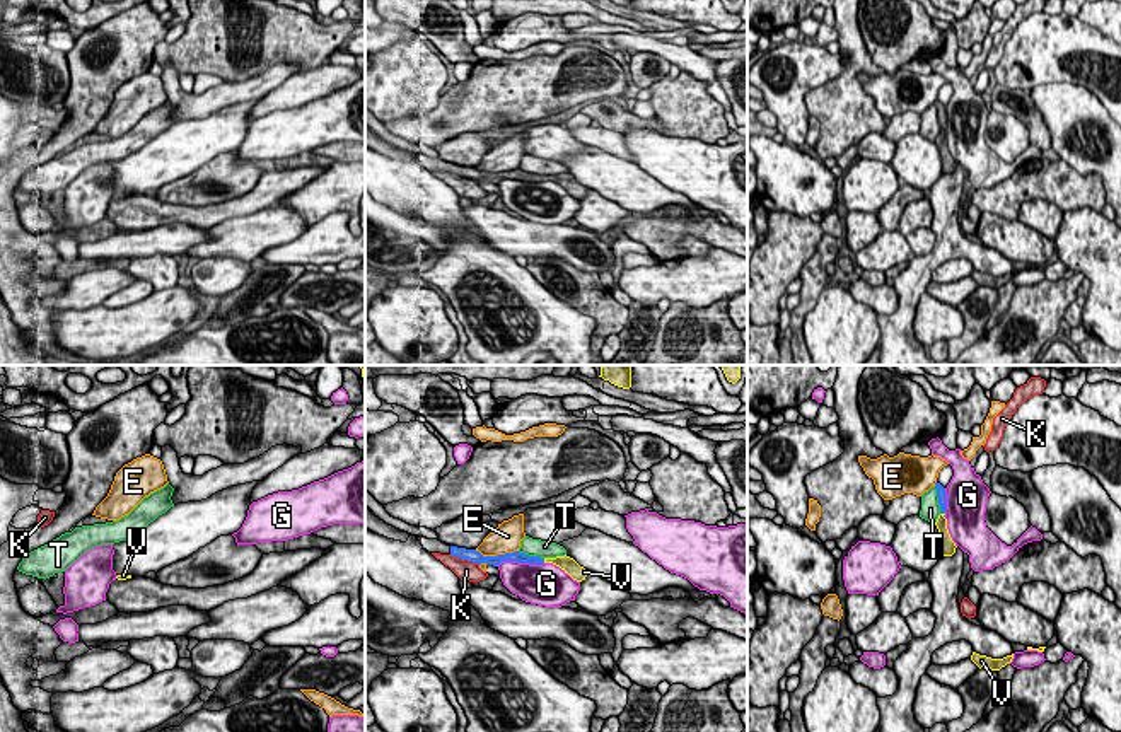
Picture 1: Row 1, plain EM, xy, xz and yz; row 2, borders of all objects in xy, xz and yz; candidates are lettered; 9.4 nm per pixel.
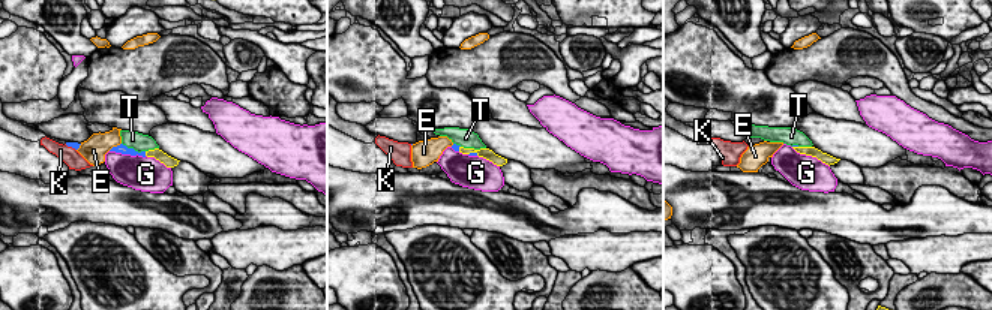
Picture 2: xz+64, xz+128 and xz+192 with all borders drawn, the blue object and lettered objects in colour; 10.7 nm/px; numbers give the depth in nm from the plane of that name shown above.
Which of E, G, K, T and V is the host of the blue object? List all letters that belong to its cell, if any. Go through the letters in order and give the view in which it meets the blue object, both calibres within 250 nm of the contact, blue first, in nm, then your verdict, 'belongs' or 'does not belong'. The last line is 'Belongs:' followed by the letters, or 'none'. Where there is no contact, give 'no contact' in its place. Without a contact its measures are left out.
E: xz | 130/280 nm | does not belong
G: xz | 100/360 nm | does not belong
K: xz | 130/190 nm | does not belong
T: yz | 100/190 nm | does not belong
V: yz | 100/100 nm | belongs
Belongs: V

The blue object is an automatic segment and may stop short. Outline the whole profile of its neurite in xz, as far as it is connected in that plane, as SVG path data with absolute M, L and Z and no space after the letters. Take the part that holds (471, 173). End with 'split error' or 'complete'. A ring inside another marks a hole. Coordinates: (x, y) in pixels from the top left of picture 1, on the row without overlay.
M421 155L421 164L428 171L452 172L452 174L457 174L461 177L468 177L478 183L486 181L486 183L498 184L502 179L517 179L517 181L529 181L529 183L553 181L577 200L585 198L585 195L590 191L589 188L580 184L573 176L566 172L556 174L556 176L539 176L539 174L524 172L520 169L514 169L514 171L505 171L505 172L497 172L497 174L483 174L476 167L449 164L439 157L427 157L427 155Z; split error

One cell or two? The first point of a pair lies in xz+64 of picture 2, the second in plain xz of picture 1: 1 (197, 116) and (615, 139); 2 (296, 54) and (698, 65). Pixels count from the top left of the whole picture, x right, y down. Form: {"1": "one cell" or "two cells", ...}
{"1": "one cell", "2": "one cell"}

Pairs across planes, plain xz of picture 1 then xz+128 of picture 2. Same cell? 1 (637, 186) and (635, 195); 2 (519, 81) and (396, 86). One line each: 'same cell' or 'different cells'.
1: different cells
2: different cells

